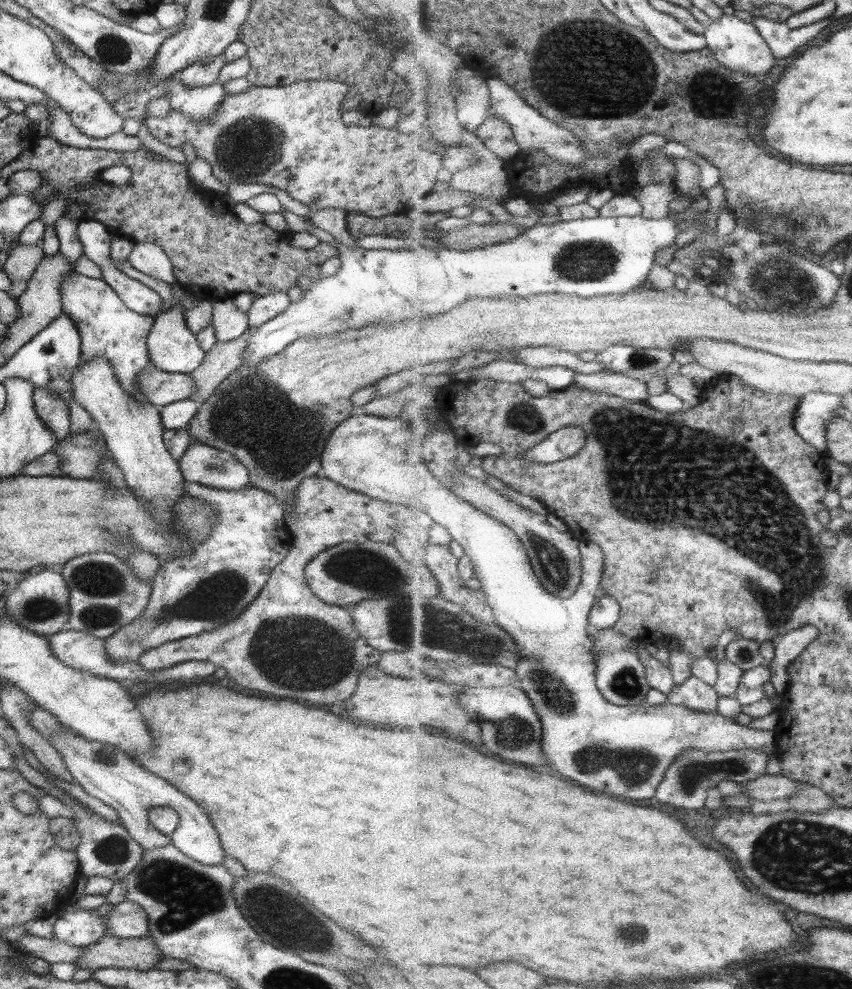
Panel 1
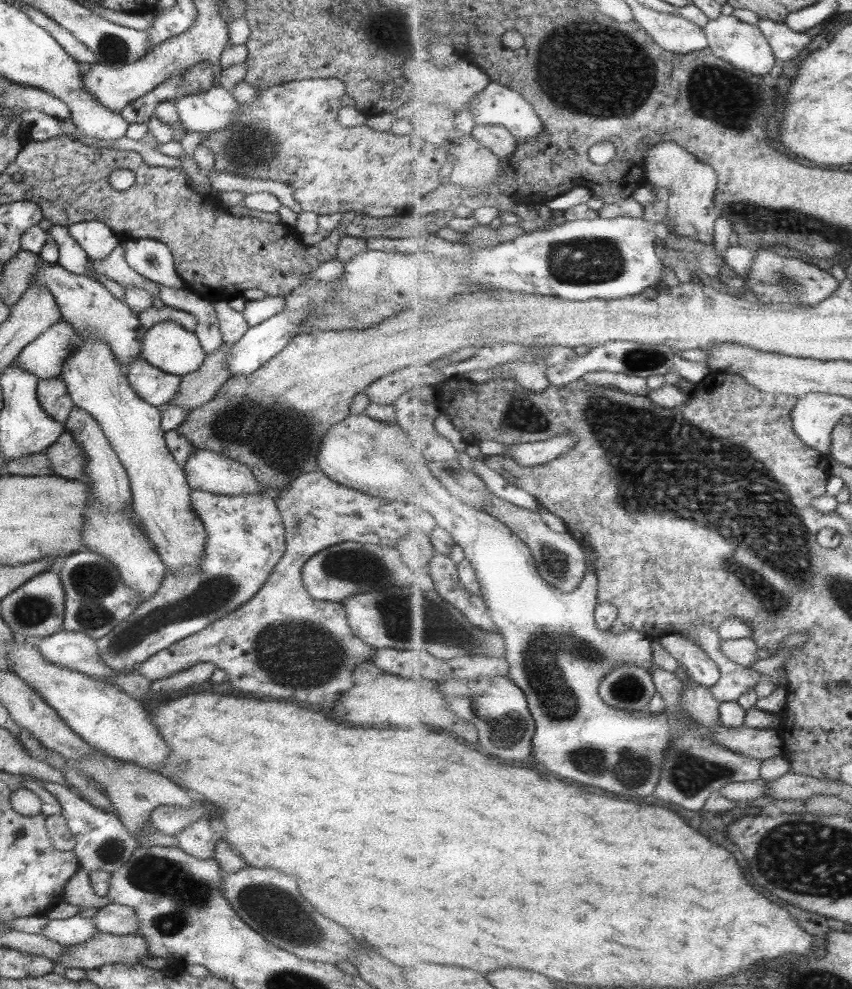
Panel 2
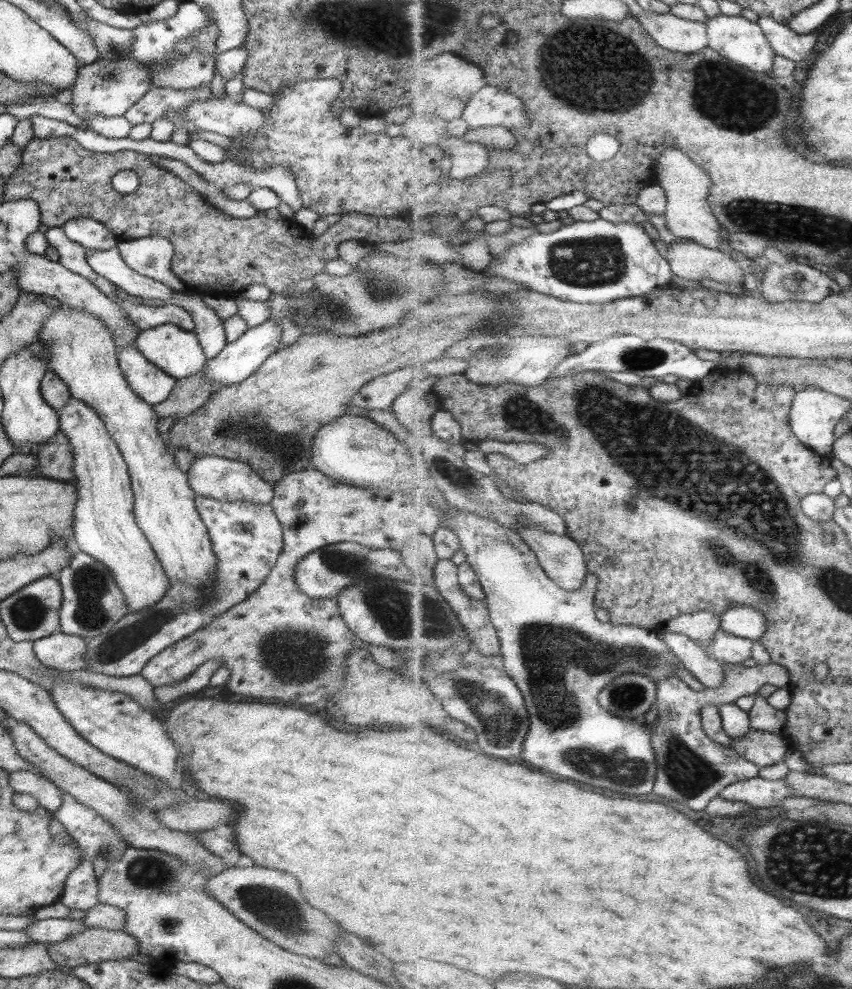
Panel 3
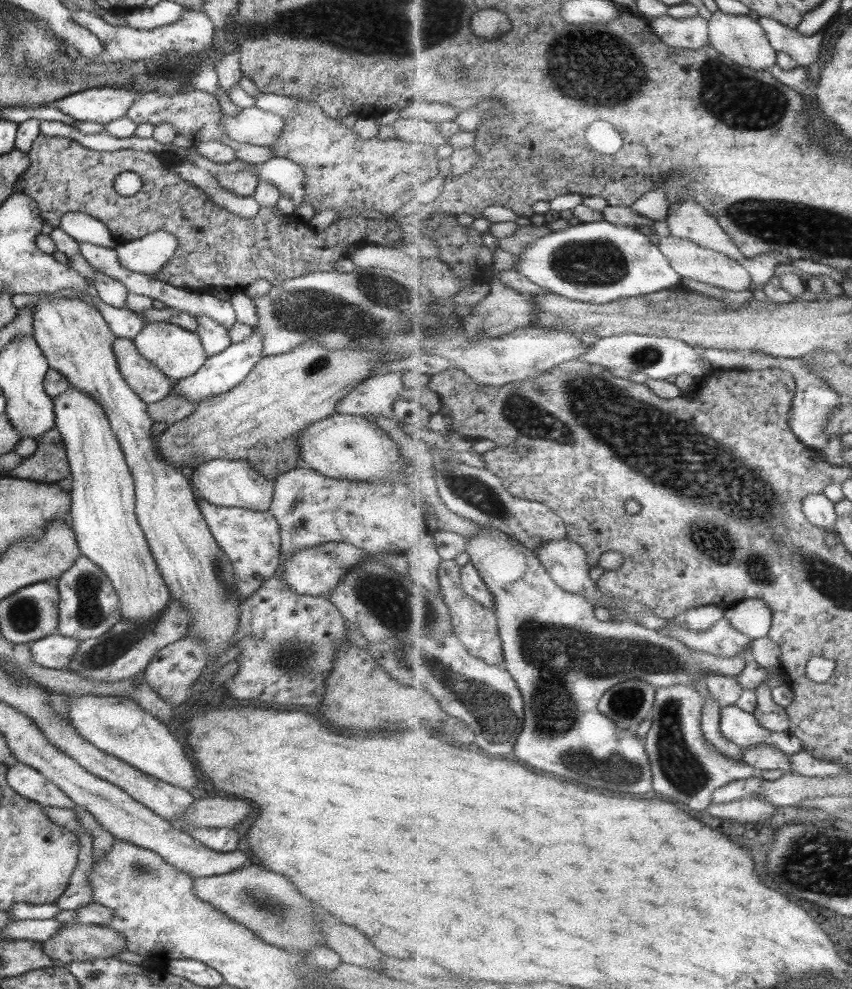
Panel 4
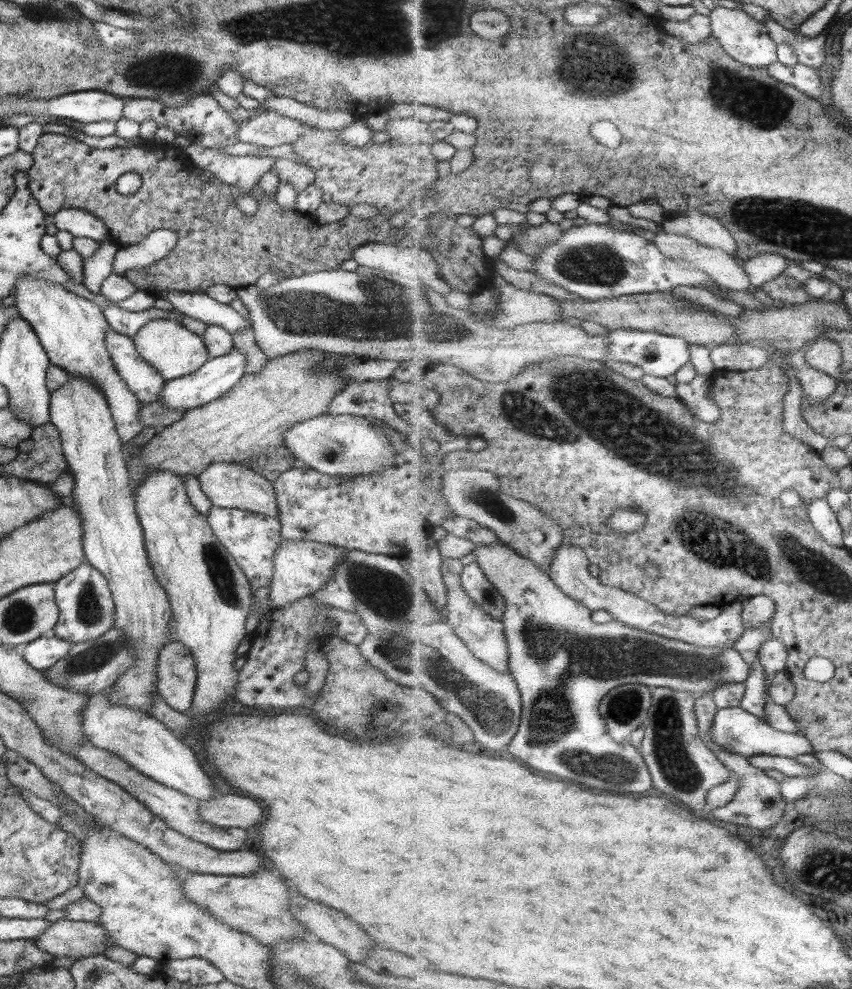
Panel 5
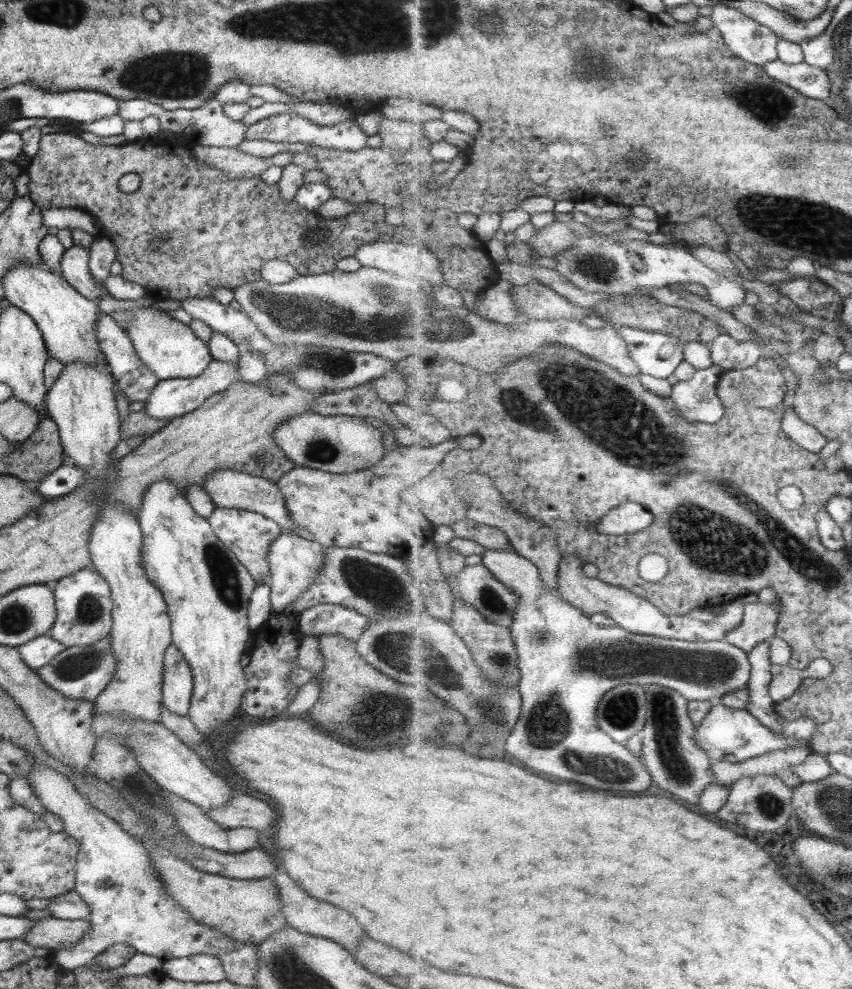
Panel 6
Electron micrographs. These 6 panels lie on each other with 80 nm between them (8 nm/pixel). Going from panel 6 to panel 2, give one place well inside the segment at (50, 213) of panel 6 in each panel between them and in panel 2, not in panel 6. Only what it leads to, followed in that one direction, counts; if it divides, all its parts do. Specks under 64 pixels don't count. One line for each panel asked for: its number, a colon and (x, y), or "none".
2: (96, 239)
3: (92, 235)
4: (81, 227)
5: (78, 223)

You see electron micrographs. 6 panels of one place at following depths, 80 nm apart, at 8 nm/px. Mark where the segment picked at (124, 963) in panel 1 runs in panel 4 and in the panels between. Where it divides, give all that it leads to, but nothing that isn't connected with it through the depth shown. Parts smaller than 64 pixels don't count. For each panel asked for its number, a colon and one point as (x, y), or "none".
2: (102, 948)
3: (91, 945)
4: (75, 942)

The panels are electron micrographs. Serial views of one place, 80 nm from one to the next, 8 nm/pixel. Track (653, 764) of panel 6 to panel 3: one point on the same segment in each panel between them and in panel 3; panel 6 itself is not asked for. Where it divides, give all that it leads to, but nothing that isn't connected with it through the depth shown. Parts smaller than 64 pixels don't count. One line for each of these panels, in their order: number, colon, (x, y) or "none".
3: (693, 769)
4: (688, 768)
5: (683, 766)

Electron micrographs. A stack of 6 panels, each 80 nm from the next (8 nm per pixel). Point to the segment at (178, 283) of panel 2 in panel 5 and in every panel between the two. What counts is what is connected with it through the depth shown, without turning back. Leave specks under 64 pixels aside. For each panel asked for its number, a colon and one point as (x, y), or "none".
3: (150, 256)
4: (147, 255)
5: (159, 243)

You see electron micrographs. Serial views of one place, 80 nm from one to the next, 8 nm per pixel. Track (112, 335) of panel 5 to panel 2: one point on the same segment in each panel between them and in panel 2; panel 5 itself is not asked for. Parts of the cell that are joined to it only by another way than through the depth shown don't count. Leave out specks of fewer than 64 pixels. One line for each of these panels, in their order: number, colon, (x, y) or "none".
2: (155, 387)
3: (150, 384)
4: (145, 380)

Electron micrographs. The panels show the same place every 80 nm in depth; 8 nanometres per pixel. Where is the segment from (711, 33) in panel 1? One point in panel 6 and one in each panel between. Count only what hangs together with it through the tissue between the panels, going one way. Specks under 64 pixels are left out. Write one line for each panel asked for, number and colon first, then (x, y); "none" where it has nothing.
2: (743, 45)
3: (743, 42)
4: (741, 38)
5: (746, 39)
6: (752, 41)

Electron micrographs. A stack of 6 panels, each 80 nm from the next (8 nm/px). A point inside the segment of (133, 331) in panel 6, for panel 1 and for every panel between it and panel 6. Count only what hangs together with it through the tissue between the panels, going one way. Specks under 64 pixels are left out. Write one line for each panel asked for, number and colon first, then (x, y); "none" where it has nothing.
1: (171, 347)
2: (167, 346)
3: (176, 352)
4: (177, 353)
5: (173, 351)

